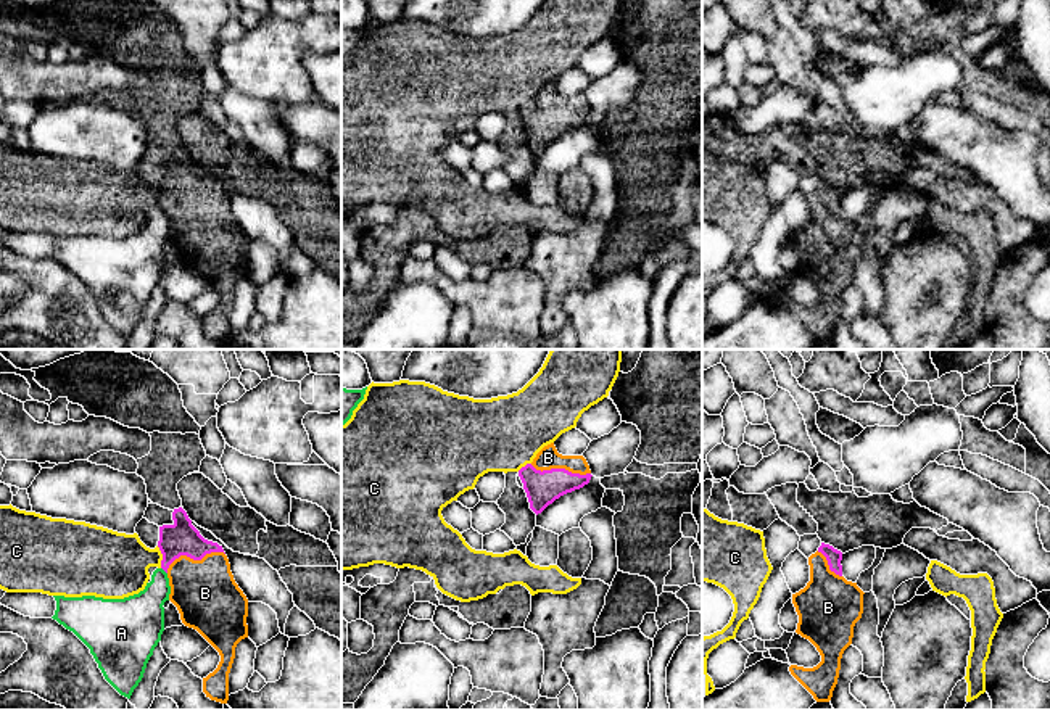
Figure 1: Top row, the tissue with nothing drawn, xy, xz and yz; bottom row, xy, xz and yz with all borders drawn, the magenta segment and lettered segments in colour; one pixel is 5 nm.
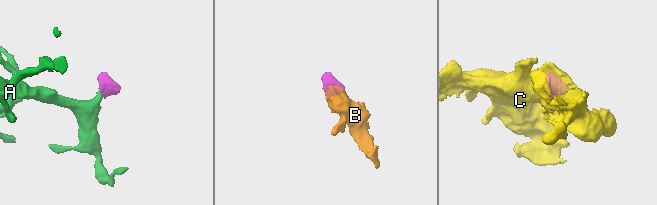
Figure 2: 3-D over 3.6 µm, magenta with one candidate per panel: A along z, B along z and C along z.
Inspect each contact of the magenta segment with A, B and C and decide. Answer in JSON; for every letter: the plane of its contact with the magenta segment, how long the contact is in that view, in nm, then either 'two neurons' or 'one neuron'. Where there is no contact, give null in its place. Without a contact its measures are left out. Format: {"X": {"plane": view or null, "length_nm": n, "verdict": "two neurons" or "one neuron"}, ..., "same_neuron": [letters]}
{"A": {"plane": "xy", "length_nm": 50, "verdict": "two neurons"}, "B": {"plane": "xy", "length_nm": 320, "verdict": "one neuron"}, "C": {"plane": "xy", "length_nm": 110, "verdict": "two neurons"}, "same_neuron": ["B"]}

